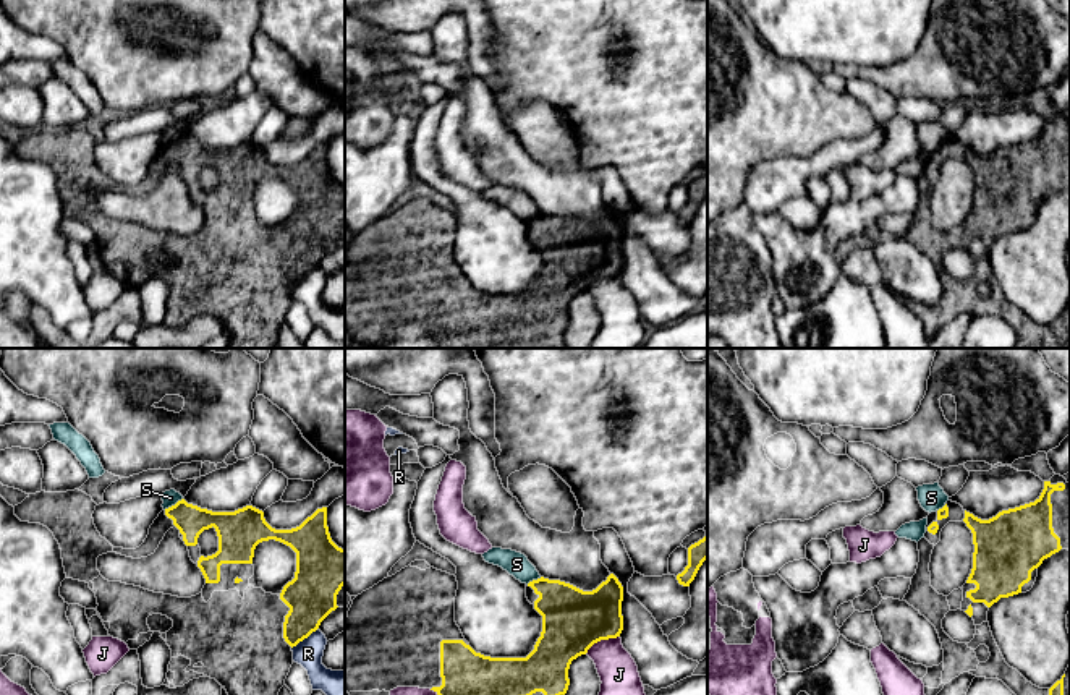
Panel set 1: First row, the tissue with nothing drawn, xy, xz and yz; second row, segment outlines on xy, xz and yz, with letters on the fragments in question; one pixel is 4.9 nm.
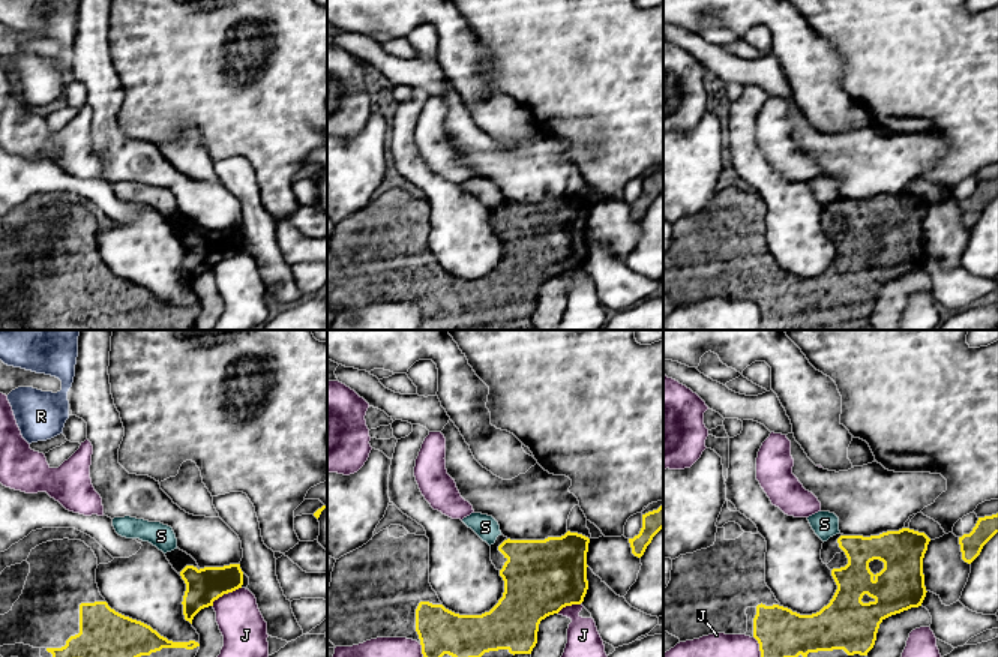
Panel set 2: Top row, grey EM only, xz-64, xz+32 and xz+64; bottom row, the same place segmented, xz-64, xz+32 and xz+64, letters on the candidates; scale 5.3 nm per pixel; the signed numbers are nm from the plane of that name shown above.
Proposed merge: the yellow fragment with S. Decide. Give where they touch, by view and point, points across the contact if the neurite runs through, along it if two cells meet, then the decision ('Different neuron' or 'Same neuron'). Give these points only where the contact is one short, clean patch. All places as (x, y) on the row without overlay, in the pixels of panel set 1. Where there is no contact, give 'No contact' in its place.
Touches yellow at xy (172, 143). Different neuron

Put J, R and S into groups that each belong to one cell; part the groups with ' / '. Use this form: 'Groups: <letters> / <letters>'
Groups: J / R / S

